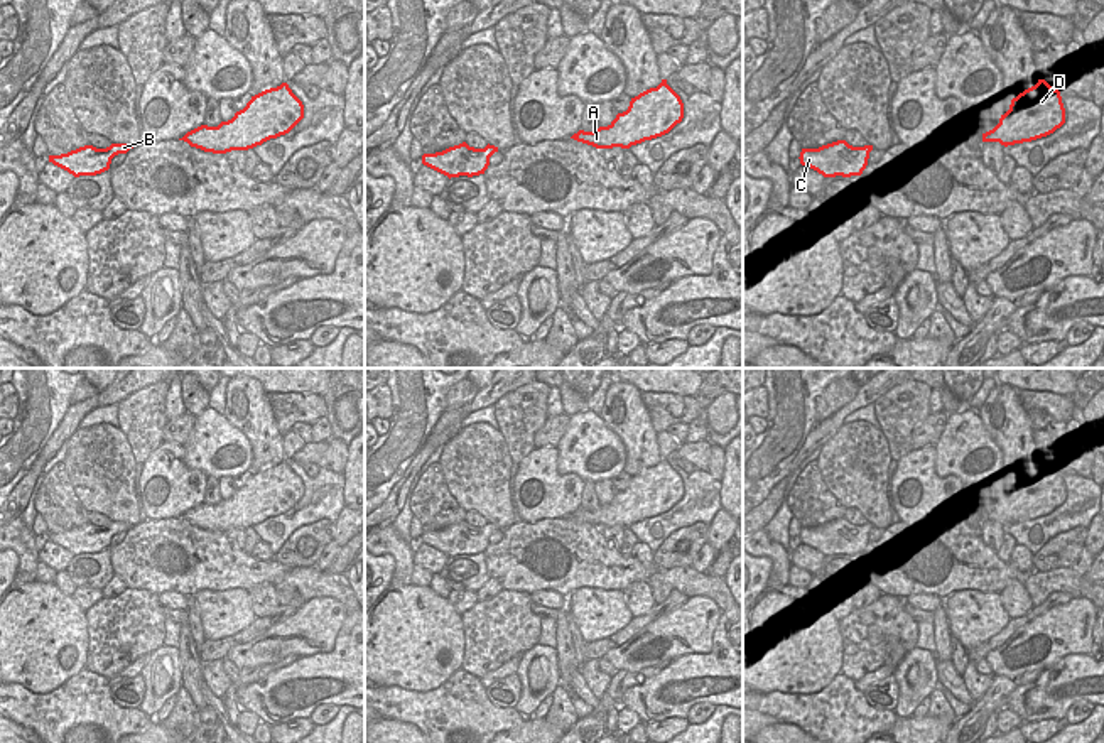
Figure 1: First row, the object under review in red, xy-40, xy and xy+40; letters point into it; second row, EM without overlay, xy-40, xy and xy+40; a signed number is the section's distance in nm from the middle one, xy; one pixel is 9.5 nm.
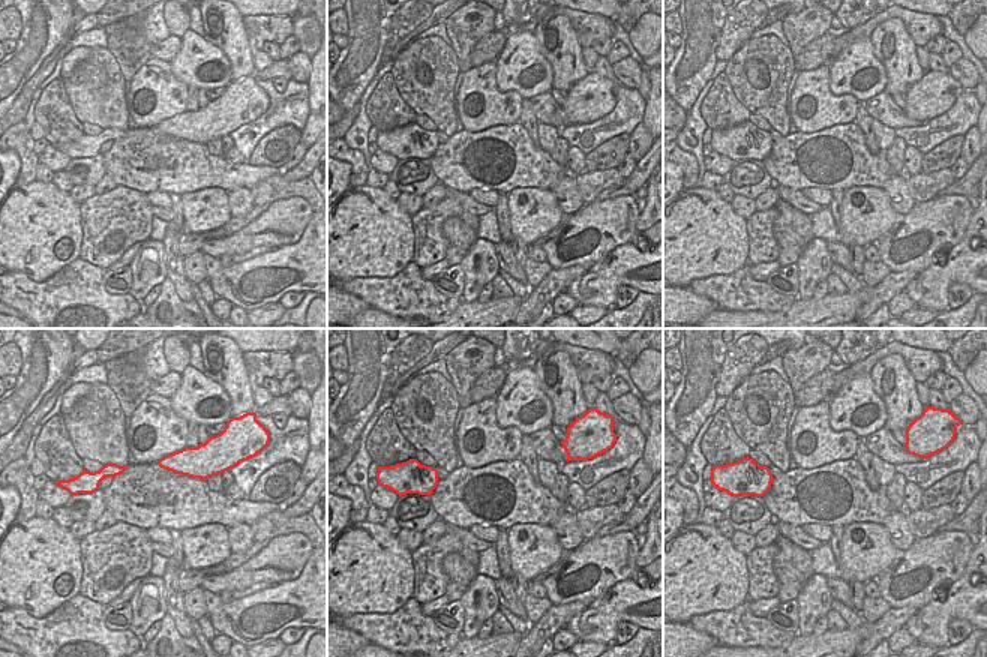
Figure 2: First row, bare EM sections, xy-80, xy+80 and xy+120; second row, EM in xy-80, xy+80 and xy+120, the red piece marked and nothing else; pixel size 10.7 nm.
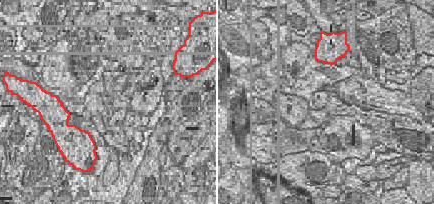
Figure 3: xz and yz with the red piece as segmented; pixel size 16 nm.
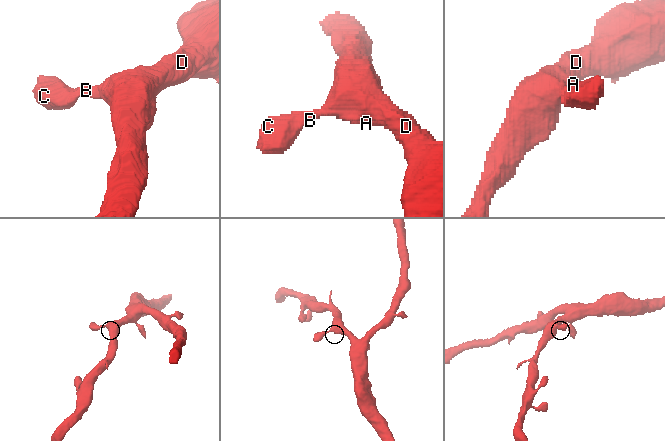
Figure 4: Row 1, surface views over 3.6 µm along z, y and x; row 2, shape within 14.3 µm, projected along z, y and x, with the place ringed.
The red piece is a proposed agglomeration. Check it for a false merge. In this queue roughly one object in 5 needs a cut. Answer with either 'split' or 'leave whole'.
leave whole

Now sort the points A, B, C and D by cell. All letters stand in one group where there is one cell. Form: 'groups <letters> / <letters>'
groups A B C D

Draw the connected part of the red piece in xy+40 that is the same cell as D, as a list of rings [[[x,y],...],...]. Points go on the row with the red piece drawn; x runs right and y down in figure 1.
[[[1038,79],[1035,86],[1011,100],[999,123],[982,133],[982,142],[999,142],[1004,147],[1031,142],[1053,133],[1063,123],[1065,108],[1060,91]]]

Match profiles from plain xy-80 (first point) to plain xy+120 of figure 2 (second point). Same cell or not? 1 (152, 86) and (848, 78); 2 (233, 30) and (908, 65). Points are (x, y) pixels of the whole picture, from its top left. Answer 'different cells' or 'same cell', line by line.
1: different cells
2: same cell

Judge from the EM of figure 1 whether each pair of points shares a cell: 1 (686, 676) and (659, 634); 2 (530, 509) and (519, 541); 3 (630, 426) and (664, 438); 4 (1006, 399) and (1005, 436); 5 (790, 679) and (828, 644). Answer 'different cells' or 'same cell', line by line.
1: different cells
2: different cells
3: different cells
4: same cell
5: same cell

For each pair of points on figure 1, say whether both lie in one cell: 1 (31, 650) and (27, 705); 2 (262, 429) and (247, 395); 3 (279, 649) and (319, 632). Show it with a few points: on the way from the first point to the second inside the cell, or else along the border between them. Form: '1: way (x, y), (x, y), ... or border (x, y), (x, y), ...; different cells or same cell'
1: border (66, 679), (48, 693), (31, 693), (17, 684); different cells
2: way (257, 421), (247, 409), (247, 404); same cell
3: way (289, 640), (304, 640), (309, 635); same cell

